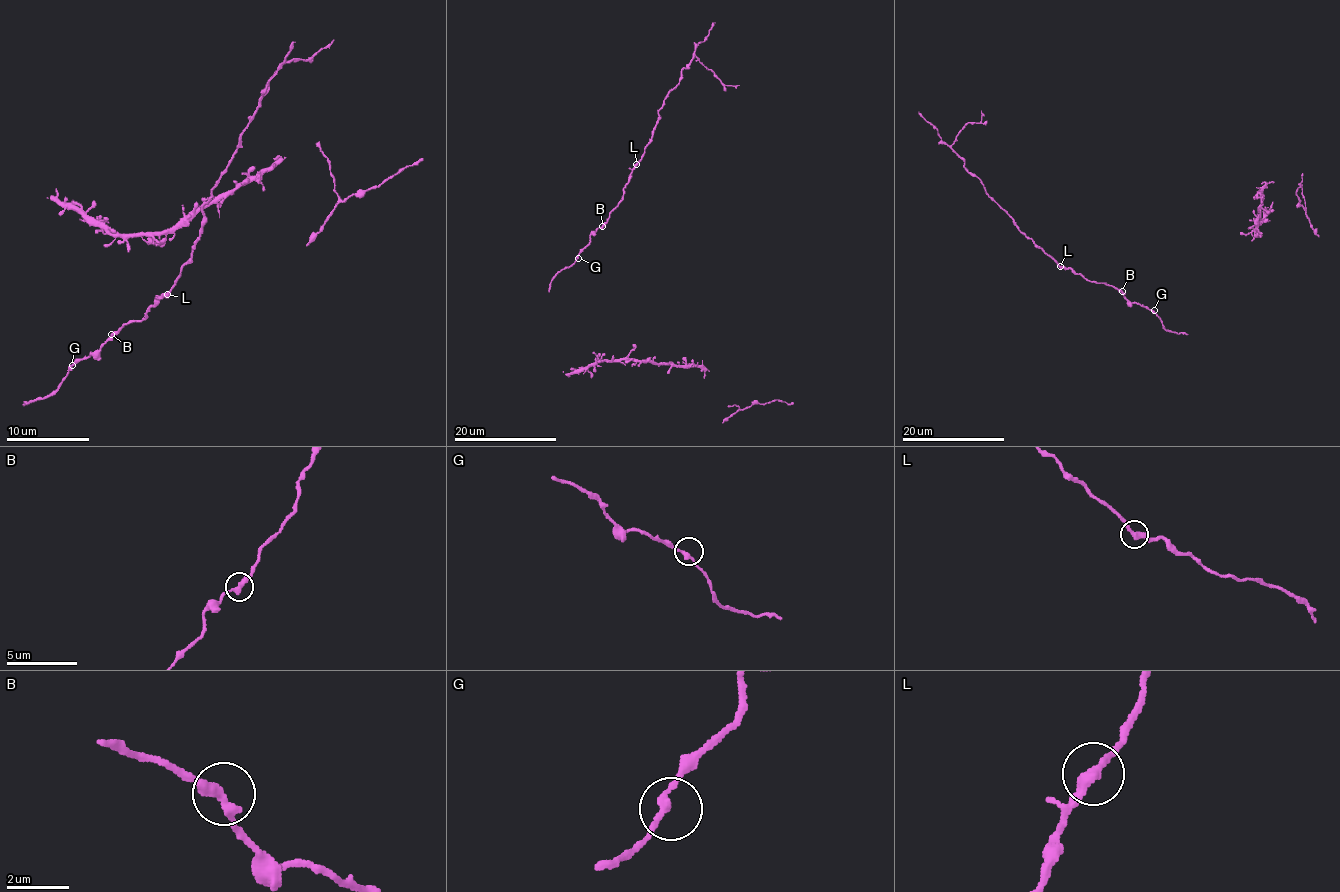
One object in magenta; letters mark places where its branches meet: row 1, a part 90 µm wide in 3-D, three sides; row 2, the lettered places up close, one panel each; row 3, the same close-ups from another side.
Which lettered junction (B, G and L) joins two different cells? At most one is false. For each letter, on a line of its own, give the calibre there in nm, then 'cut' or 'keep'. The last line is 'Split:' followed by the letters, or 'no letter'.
B: calibre 320 nm; keep
G: calibre 240 nm; keep
L: calibre 320 nm; cut
Split: L

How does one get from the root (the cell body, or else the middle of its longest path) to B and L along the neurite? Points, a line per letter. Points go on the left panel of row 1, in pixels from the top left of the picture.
B: (72, 365), (95, 353), (111, 334)
L: (72, 365), (95, 353), (122, 326), (143, 320), (155, 301), (167, 295)

